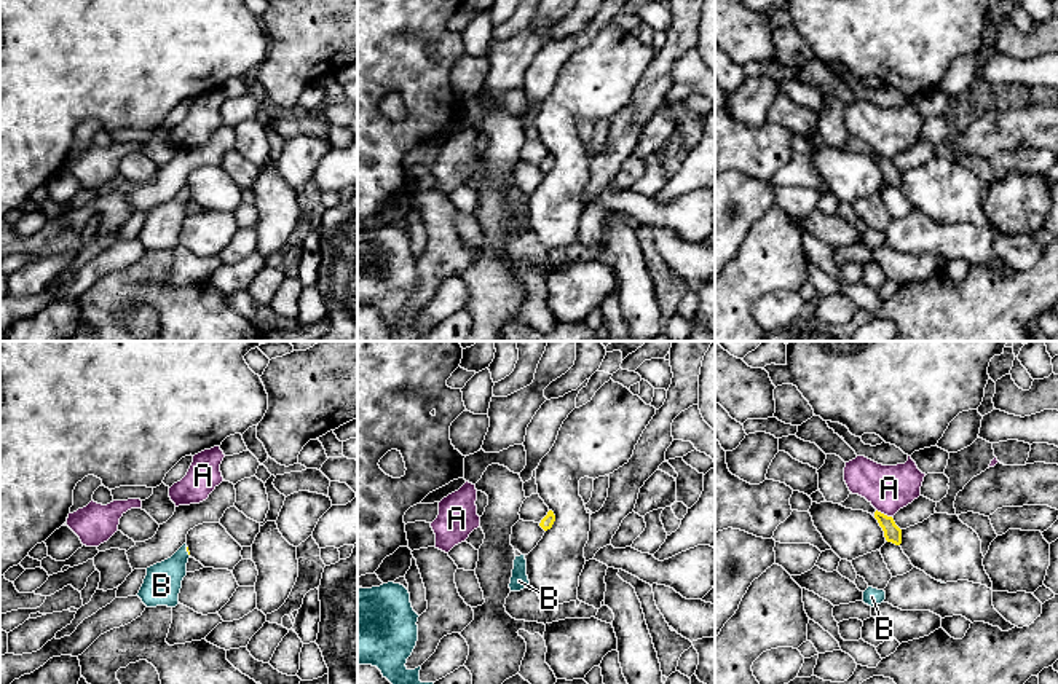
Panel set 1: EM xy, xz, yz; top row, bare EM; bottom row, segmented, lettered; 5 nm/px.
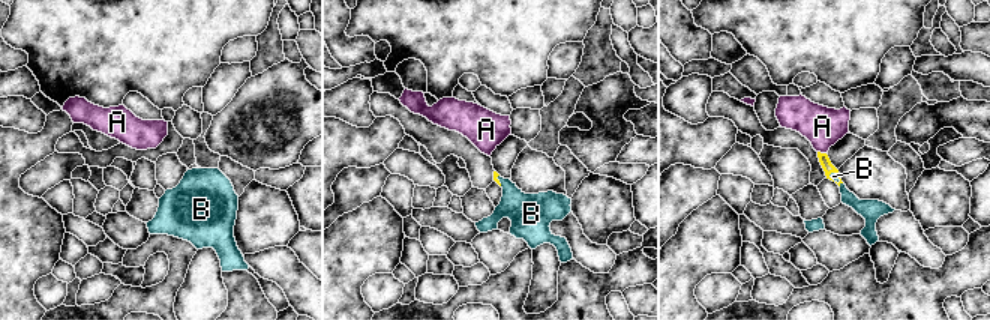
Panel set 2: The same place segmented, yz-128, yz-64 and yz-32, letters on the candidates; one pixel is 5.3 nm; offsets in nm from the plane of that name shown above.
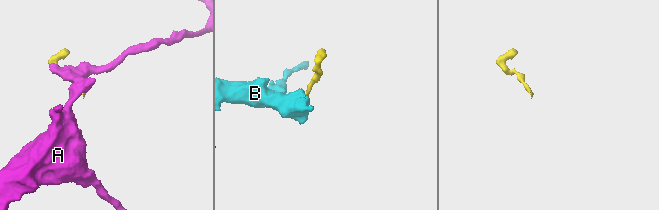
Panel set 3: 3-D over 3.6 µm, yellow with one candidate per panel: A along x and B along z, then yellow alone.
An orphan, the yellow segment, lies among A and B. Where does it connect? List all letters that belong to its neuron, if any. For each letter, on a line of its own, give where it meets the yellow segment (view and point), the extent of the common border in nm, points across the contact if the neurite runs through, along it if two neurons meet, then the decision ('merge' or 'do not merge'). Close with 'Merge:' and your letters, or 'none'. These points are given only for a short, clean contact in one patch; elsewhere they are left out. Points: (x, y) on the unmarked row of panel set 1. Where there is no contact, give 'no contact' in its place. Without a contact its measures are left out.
A: contact yz (883, 157); length 90 nm; border yz (876, 152), (891, 160); do not merge
B: contact xy (187, 193); length 50 nm; way xy (187, 190), (187, 193), (161, 228); merge
Merge: B

